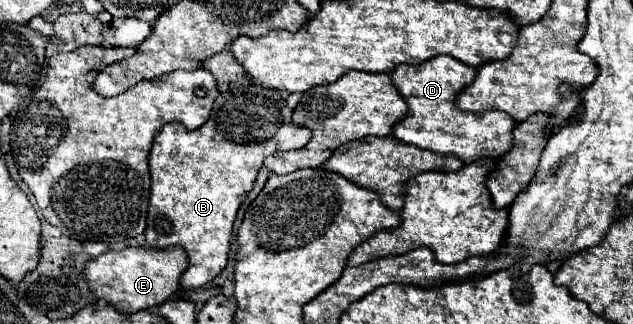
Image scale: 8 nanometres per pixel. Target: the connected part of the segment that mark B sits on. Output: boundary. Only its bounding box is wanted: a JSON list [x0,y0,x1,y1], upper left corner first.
[146,85,312,289]

